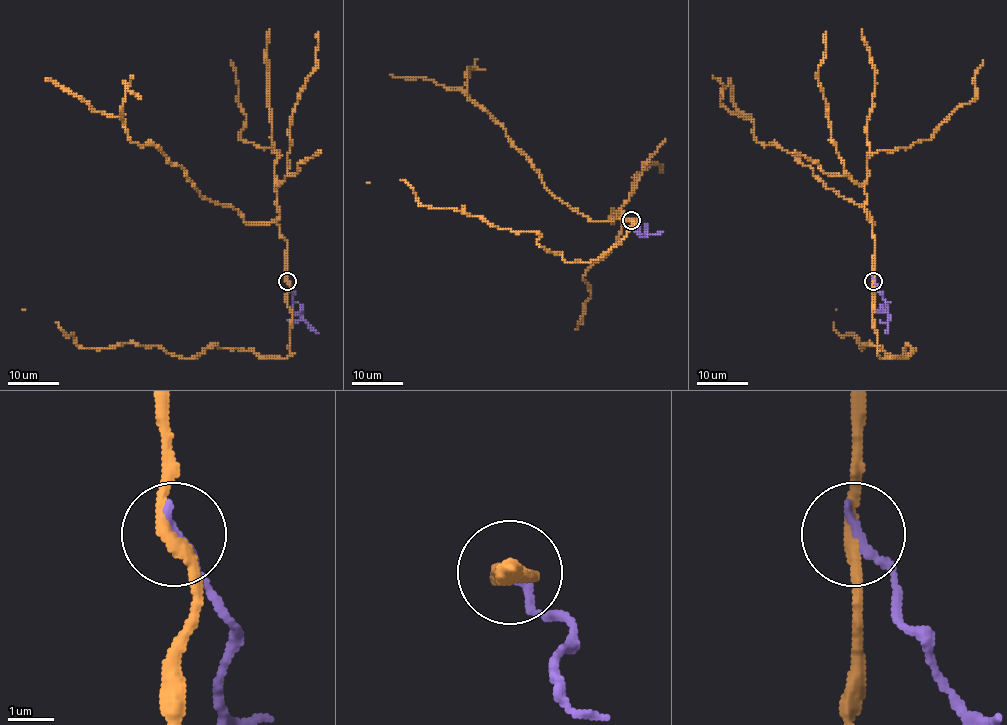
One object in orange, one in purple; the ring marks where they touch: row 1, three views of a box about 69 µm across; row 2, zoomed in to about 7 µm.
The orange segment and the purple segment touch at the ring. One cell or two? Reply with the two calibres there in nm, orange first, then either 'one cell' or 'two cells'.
240/200 nm | two cells

